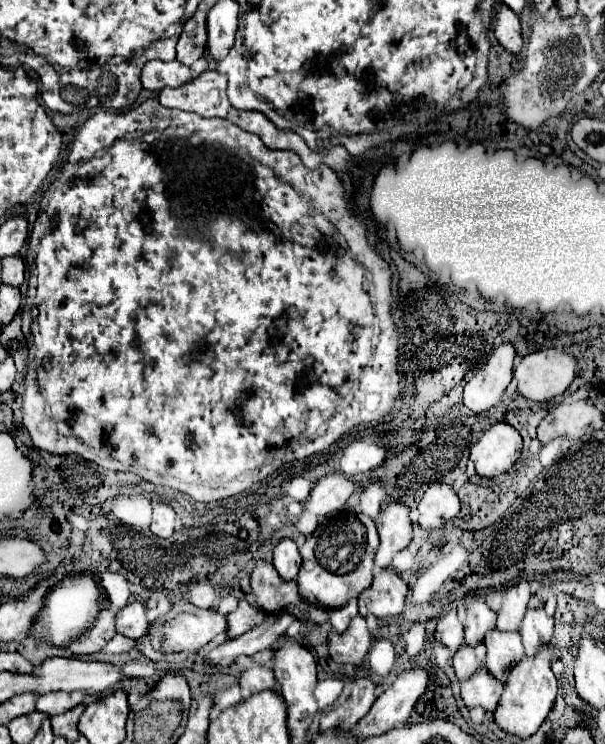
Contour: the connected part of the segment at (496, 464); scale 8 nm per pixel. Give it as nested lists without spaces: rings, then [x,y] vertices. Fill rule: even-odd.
[[[495,423],[483,433],[479,443],[471,447],[469,459],[475,463],[477,475],[483,479],[497,477],[511,469],[523,449],[521,435],[509,423]]]

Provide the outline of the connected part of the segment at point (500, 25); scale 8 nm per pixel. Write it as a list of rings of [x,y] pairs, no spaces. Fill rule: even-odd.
[[[499,5],[495,21],[493,21],[493,31],[497,41],[511,51],[515,57],[521,55],[523,49],[523,37],[521,37],[521,25],[519,25],[519,17],[505,5]]]

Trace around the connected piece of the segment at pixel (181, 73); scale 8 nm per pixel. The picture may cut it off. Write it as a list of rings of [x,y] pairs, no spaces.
[[[177,59],[175,61],[147,61],[141,73],[141,83],[149,91],[161,91],[163,87],[181,87],[191,81],[191,77],[199,77],[207,71],[207,59],[197,59],[193,65],[185,67]]]

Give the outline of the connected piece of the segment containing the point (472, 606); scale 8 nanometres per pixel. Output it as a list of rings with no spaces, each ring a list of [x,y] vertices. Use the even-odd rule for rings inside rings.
[[[467,595],[467,627],[465,627],[465,643],[479,645],[485,639],[489,629],[495,629],[495,613],[487,607],[481,595]]]

